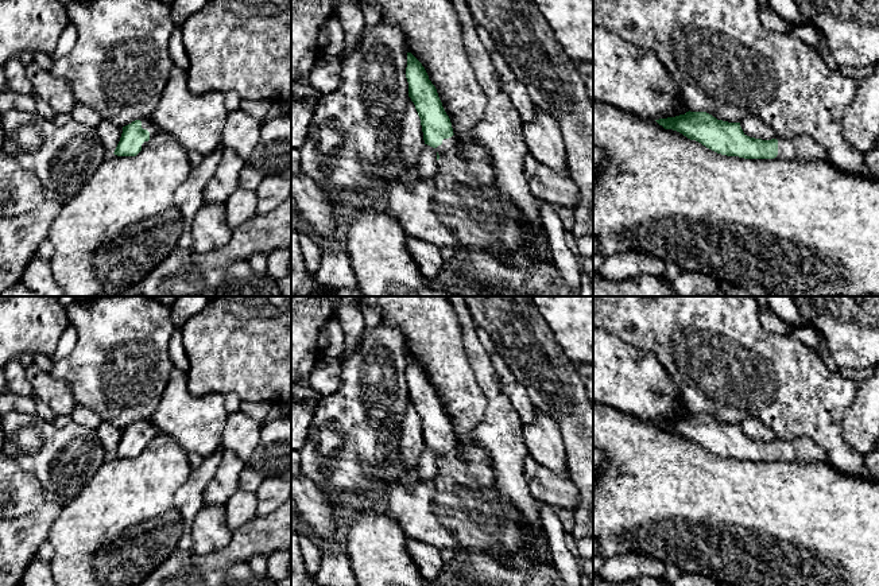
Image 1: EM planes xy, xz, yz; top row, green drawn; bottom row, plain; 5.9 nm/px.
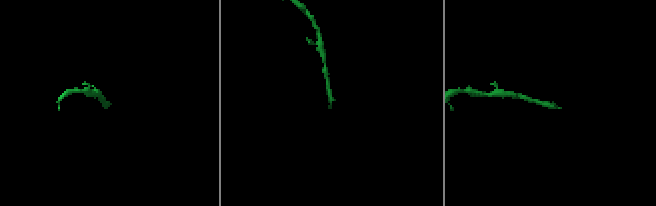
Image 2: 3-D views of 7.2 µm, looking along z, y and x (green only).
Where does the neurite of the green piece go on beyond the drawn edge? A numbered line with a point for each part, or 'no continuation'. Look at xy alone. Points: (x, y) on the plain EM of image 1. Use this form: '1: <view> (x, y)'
1: xy (147, 426)

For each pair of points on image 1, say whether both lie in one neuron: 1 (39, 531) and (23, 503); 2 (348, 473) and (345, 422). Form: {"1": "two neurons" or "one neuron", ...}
{"1": "two neurons", "2": "one neuron"}

